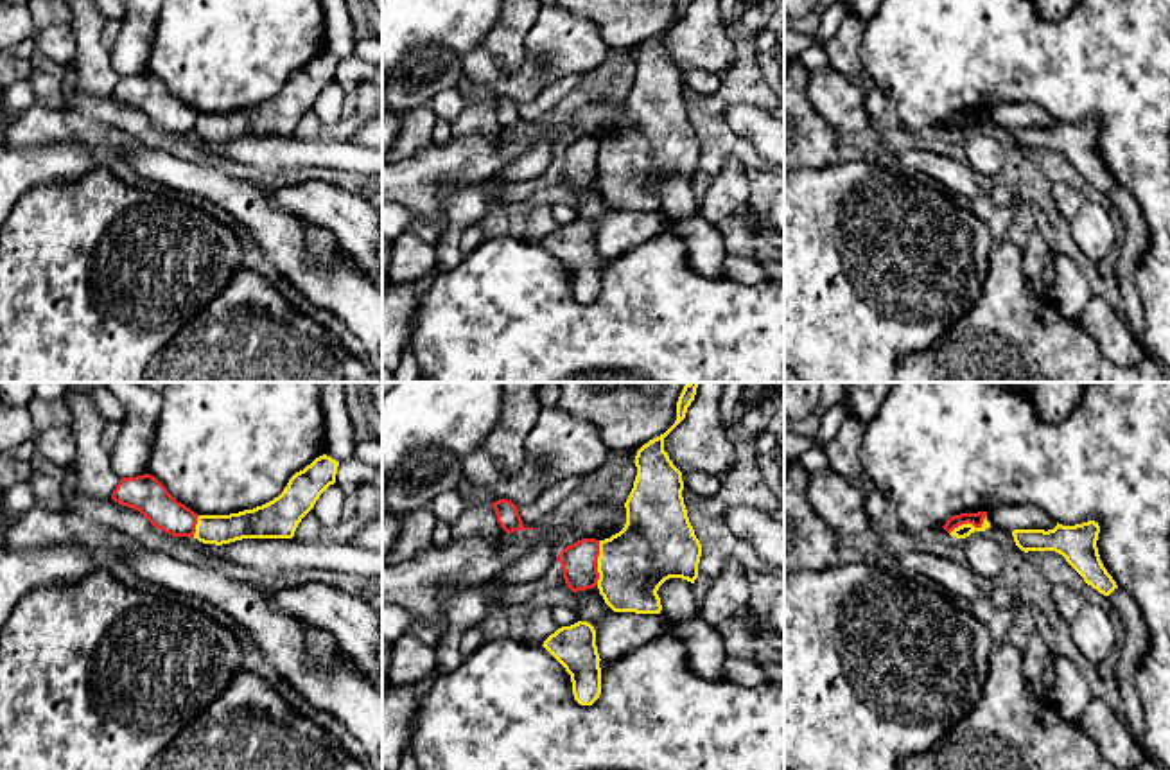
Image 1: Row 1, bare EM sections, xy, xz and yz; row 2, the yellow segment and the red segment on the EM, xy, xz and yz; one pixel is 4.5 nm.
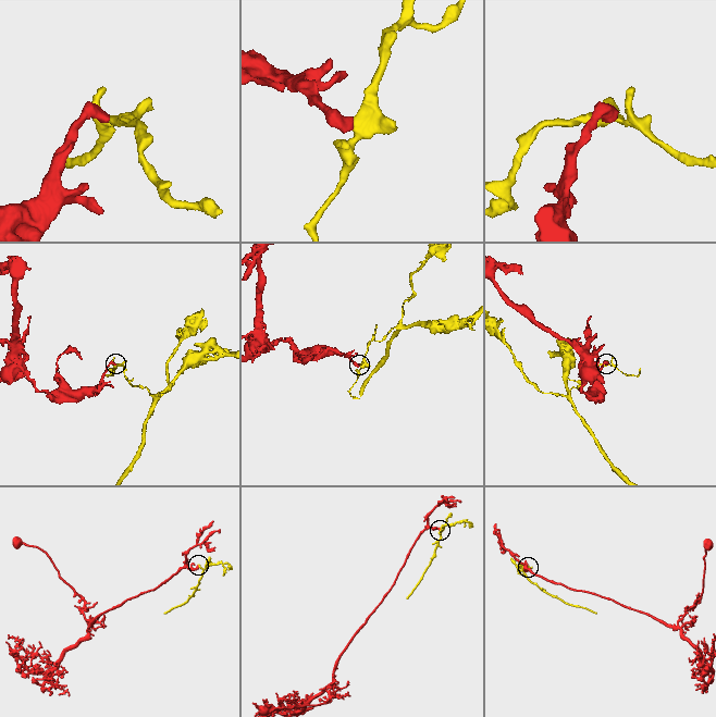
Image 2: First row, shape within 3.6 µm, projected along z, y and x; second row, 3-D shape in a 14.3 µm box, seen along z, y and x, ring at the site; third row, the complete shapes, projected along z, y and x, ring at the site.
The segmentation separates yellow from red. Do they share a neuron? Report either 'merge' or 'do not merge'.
do not merge

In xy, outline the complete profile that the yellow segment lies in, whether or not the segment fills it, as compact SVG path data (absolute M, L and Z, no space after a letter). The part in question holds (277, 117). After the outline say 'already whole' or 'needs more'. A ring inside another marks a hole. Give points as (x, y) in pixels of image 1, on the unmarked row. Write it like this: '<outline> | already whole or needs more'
M323 52L296 70L273 99L230 113L199 113L194 136L203 142L230 142L242 136L292 136L301 117L319 93L336 81L339 59Z | already whole

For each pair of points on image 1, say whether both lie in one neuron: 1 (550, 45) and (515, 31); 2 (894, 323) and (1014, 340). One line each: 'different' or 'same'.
1: different
2: different

